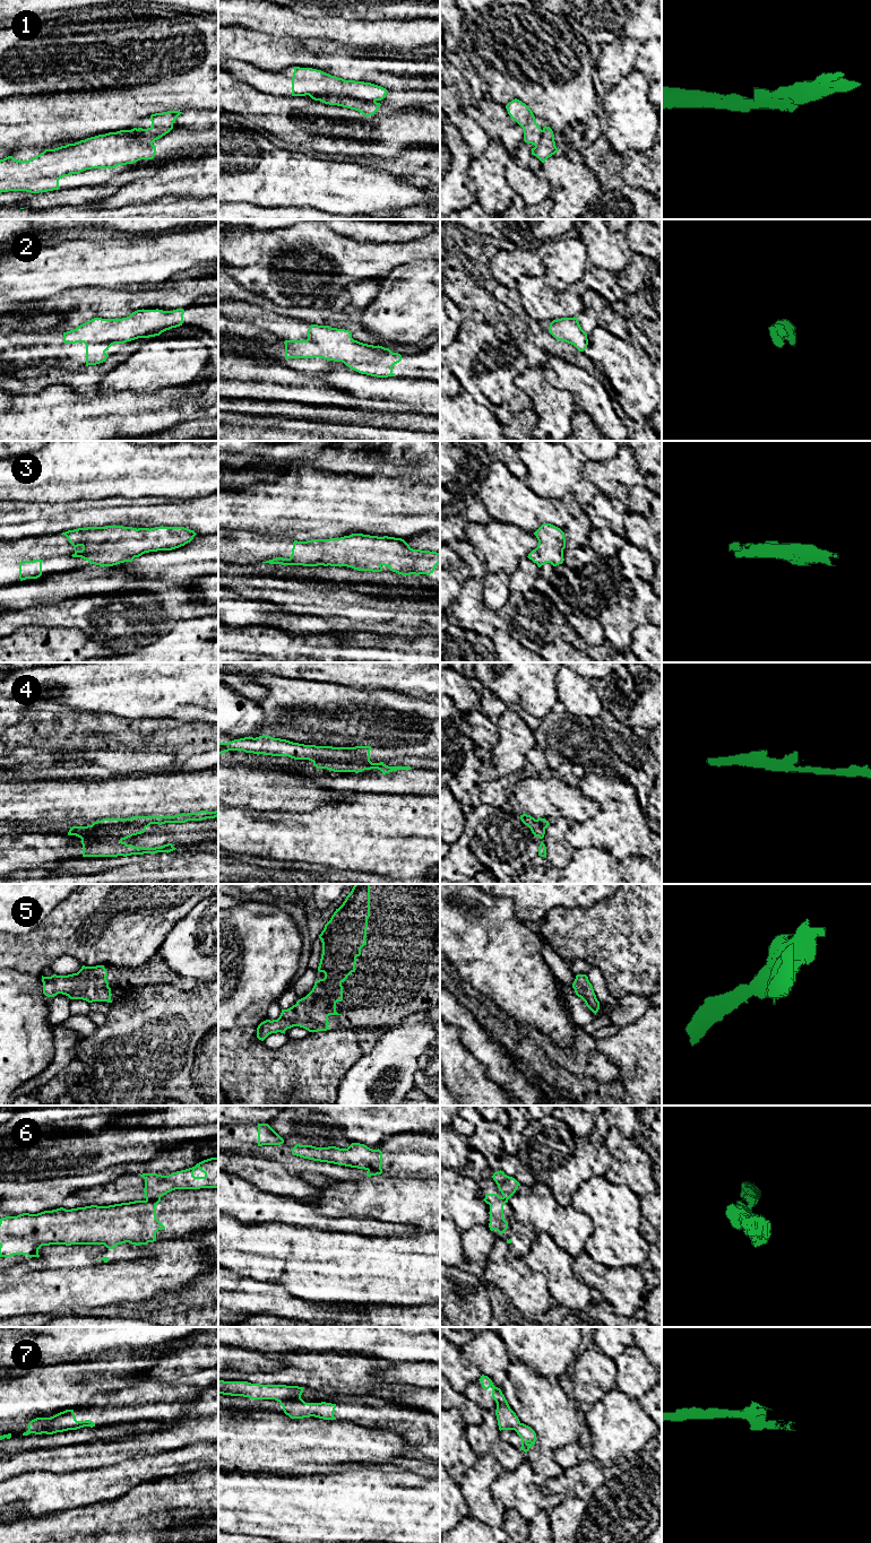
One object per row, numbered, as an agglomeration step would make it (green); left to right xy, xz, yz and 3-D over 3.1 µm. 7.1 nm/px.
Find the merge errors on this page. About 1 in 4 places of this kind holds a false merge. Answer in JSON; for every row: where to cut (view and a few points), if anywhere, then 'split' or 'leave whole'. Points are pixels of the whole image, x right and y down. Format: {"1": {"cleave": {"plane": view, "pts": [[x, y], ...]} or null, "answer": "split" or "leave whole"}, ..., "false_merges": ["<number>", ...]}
{"1": {"cleave": {"plane": "xz", "pts": [[309, 94], [343, 94], [374, 102]]}, "answer": "split"}, "2": {"cleave": null, "answer": "leave whole"}, "3": {"cleave": null, "answer": "leave whole"}, "4": {"cleave": null, "answer": "leave whole"}, "5": {"cleave": null, "answer": "leave whole"}, "6": {"cleave": {"plane": "xy", "pts": [[160, 1197], [146, 1199]]}, "answer": "split"}, "7": {"cleave": {"plane": "xz", "pts": [[279, 1401], [304, 1403]]}, "answer": "split"}, "false_merges": ["1", "6", "7"]}

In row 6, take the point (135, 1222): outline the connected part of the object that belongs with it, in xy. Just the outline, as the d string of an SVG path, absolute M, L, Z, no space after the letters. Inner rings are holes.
M157 1199L135 1200L109 1206L63 1207L37 1214L23 1213L0 1219L0 1257L27 1255L40 1257L38 1249L50 1245L104 1245L109 1249L129 1242L147 1245L156 1241L156 1232L165 1226L156 1219Z

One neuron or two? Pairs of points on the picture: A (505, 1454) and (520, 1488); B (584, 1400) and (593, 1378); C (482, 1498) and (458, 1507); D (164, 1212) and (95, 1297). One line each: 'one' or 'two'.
A: two
B: one
C: two
D: two

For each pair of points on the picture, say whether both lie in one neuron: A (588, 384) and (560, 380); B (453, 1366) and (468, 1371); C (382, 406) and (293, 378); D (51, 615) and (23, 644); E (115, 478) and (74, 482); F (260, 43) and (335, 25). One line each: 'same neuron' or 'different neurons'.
A: same neuron
B: same neuron
C: same neuron
D: different neurons
E: same neuron
F: different neurons

